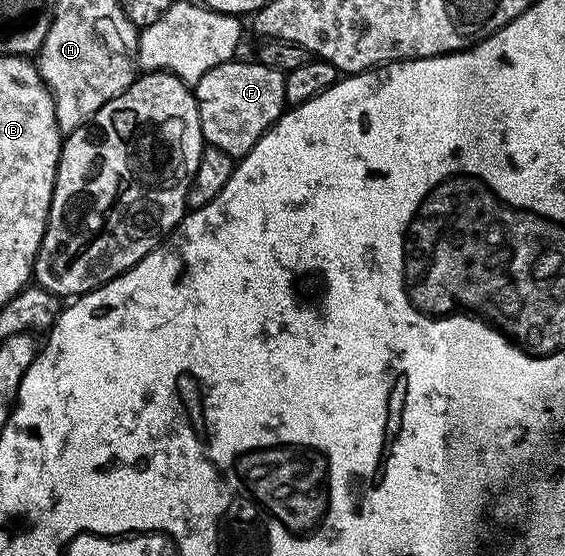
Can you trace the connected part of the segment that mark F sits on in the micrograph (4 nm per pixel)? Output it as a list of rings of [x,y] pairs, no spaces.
[[[257,59],[225,61],[205,73],[193,86],[198,100],[202,140],[220,147],[229,157],[241,159],[277,121],[287,104],[284,83],[286,74],[262,65]]]

